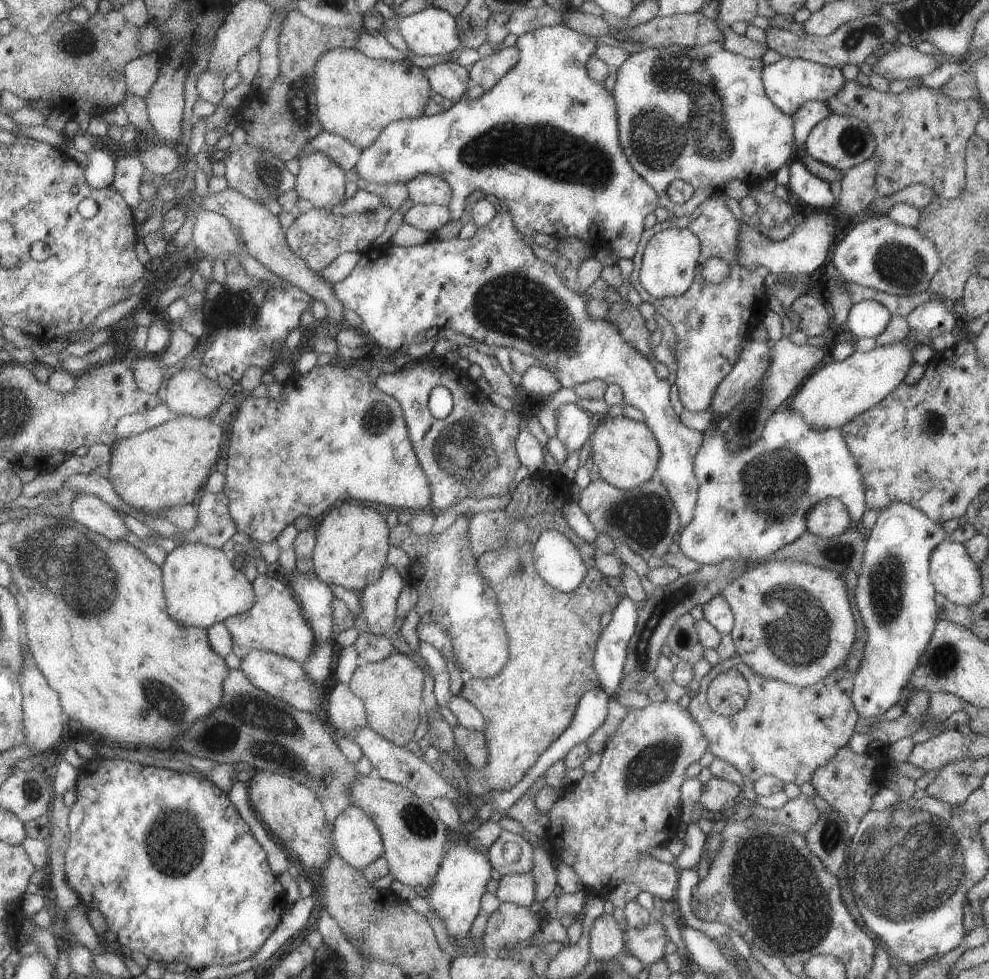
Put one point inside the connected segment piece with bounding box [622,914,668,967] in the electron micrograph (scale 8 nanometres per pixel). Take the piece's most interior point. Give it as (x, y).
(646, 944)

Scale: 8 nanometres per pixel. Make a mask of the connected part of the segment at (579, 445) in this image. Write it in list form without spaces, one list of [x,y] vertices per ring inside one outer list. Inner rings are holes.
[[[563,403],[554,408],[555,437],[565,444],[565,450],[585,451],[586,442],[594,428],[596,417],[573,403]]]

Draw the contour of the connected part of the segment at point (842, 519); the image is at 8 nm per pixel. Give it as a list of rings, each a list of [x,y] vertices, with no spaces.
[[[824,498],[809,508],[805,515],[805,528],[823,538],[837,536],[849,526],[851,520],[848,511],[838,498]]]

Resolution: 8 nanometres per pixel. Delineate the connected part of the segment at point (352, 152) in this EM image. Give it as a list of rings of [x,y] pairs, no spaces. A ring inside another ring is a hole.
[[[322,130],[311,140],[308,140],[304,147],[300,148],[300,151],[296,154],[296,159],[299,160],[312,152],[320,152],[337,166],[340,166],[341,170],[346,173],[357,162],[361,151],[363,149],[353,146],[344,138]]]

